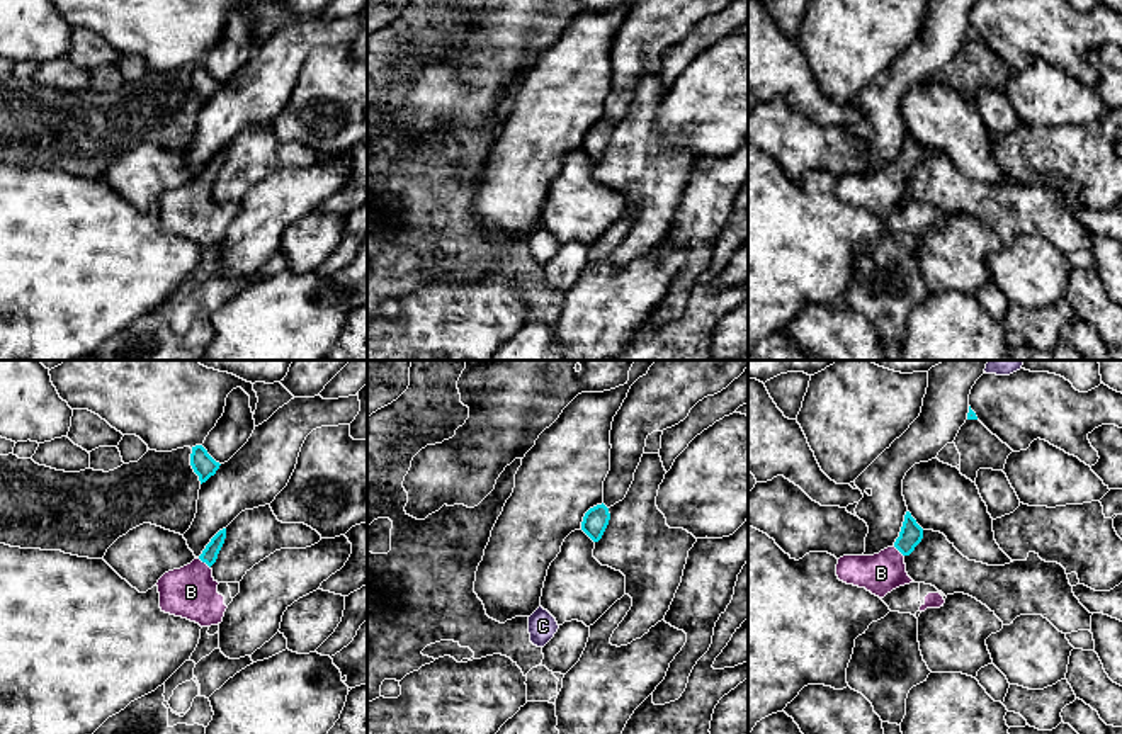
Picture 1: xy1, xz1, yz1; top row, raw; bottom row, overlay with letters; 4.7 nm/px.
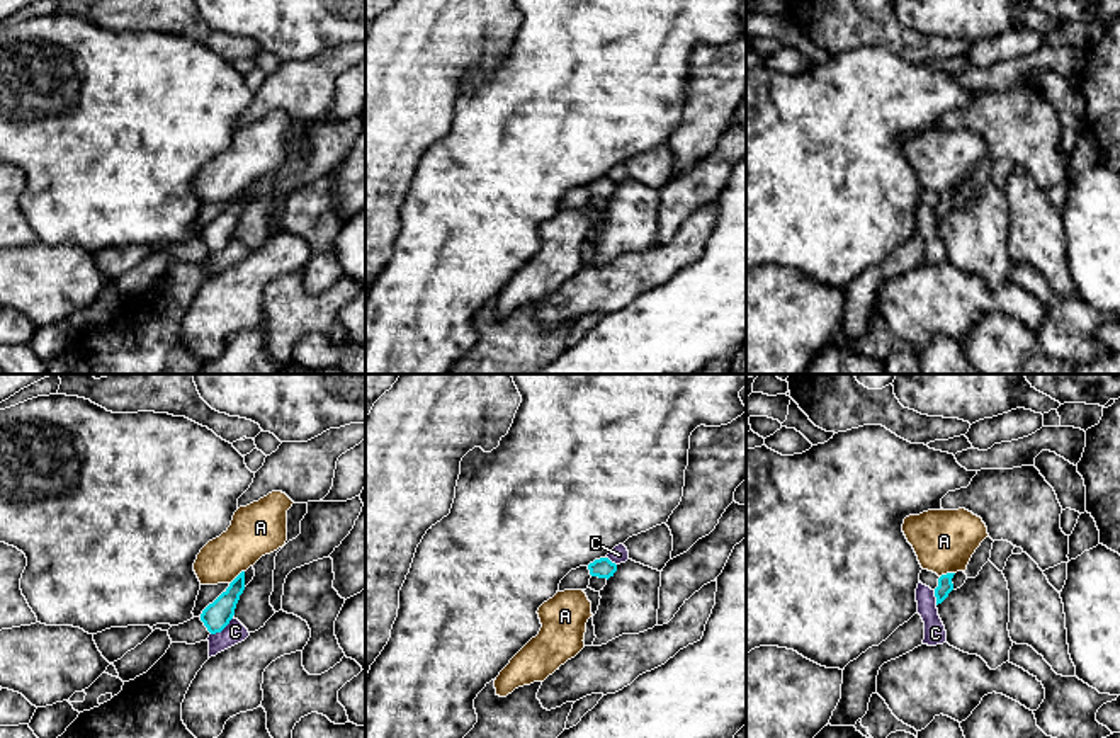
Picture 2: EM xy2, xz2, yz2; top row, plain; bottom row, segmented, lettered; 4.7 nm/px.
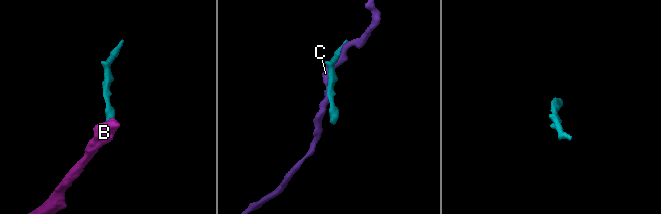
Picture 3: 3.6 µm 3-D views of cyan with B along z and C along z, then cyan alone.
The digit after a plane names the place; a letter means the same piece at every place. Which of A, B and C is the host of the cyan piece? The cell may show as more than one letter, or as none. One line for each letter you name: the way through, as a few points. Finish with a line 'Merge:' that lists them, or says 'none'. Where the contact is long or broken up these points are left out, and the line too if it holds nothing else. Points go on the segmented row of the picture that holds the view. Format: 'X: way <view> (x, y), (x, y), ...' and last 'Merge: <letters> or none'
B: way xy1 (209, 554), (204, 561), (191, 592)
Merge: B

